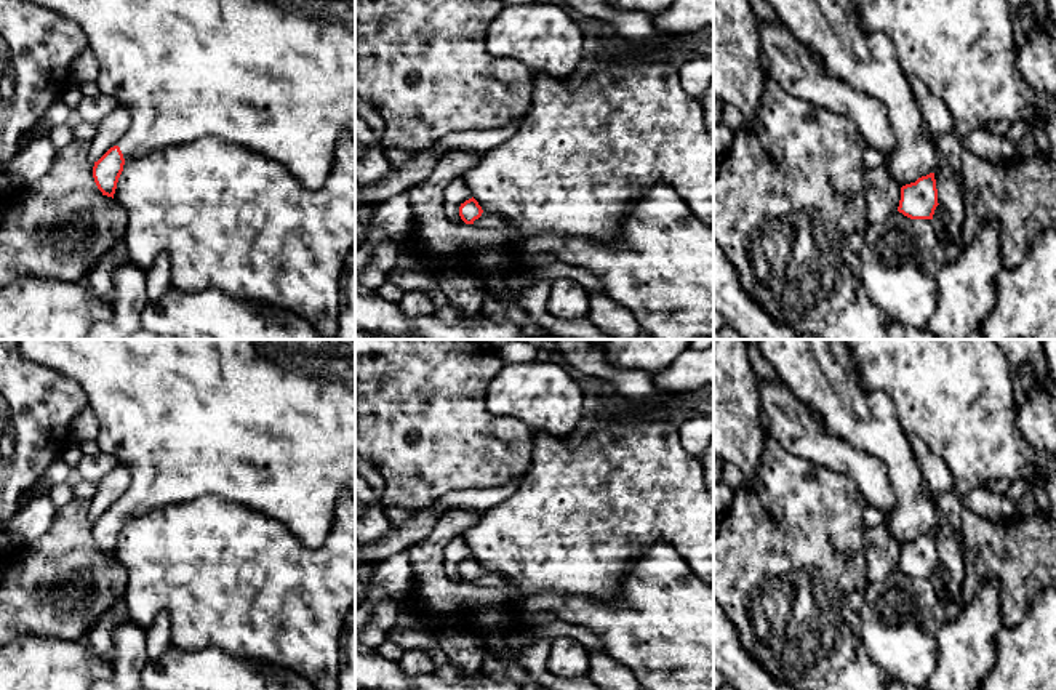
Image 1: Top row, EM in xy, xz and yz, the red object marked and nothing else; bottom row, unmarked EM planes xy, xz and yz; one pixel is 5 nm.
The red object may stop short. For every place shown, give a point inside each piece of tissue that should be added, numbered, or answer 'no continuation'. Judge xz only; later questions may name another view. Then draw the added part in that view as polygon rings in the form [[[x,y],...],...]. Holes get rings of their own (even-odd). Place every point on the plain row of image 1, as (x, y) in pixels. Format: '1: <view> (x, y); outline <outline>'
1: xz (661, 625); outline [[[653,544],[634,560],[613,600],[522,594],[507,576],[494,572],[482,572],[474,584],[509,591],[526,616],[550,613],[558,621],[587,628],[613,660],[634,672],[640,690],[714,690],[714,584],[699,580],[670,544]]]

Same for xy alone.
1: xy (269, 425); outline [[[19,339],[19,354],[21,357],[48,367],[82,386],[88,399],[88,407],[99,419],[101,431],[96,440],[101,451],[115,456],[118,463],[123,463],[130,469],[130,487],[117,501],[125,519],[133,519],[168,504],[219,496],[280,520],[306,548],[317,549],[326,543],[328,533],[334,525],[338,499],[344,493],[355,495],[355,339]]]

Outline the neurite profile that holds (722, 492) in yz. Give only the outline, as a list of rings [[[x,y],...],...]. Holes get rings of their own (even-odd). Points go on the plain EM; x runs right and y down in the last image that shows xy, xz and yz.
[[[725,480],[714,483],[714,512],[720,514],[723,509],[726,509],[733,496],[734,491]]]

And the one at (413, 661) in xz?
[[[406,650],[398,660],[406,674],[429,674],[437,671],[437,664],[422,650]]]

